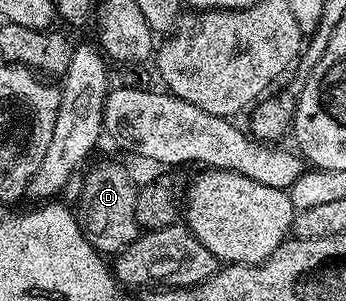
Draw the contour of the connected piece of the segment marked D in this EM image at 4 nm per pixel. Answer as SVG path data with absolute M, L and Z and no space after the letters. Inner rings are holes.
M99 163L83 179L77 218L87 240L104 256L114 257L141 234L137 221L137 197L140 188L119 163Z

